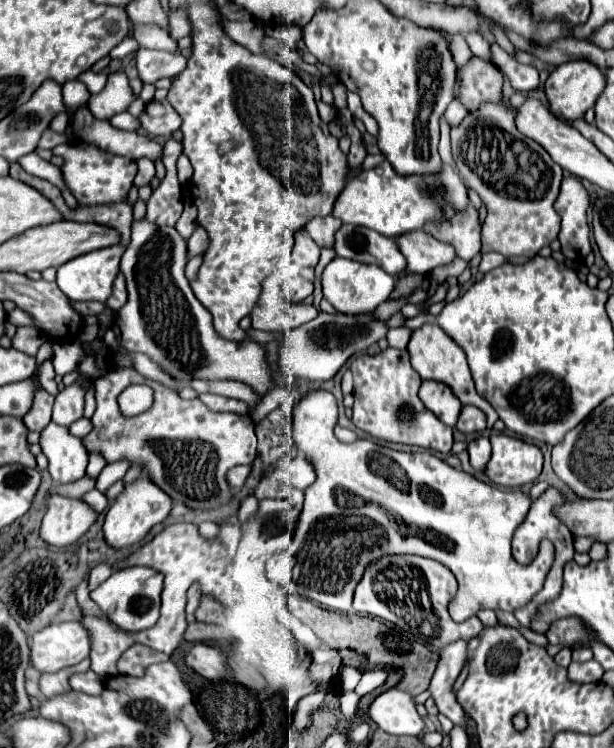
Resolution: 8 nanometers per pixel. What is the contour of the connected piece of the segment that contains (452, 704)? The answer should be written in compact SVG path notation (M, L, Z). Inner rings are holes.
M465 640L453 642L447 648L443 648L439 652L439 656L441 656L441 660L433 674L431 686L429 686L431 696L441 714L445 714L453 724L465 726L465 712L463 712L461 704L457 702L457 696L453 694L453 682L457 682L463 666L465 666L467 642Z

